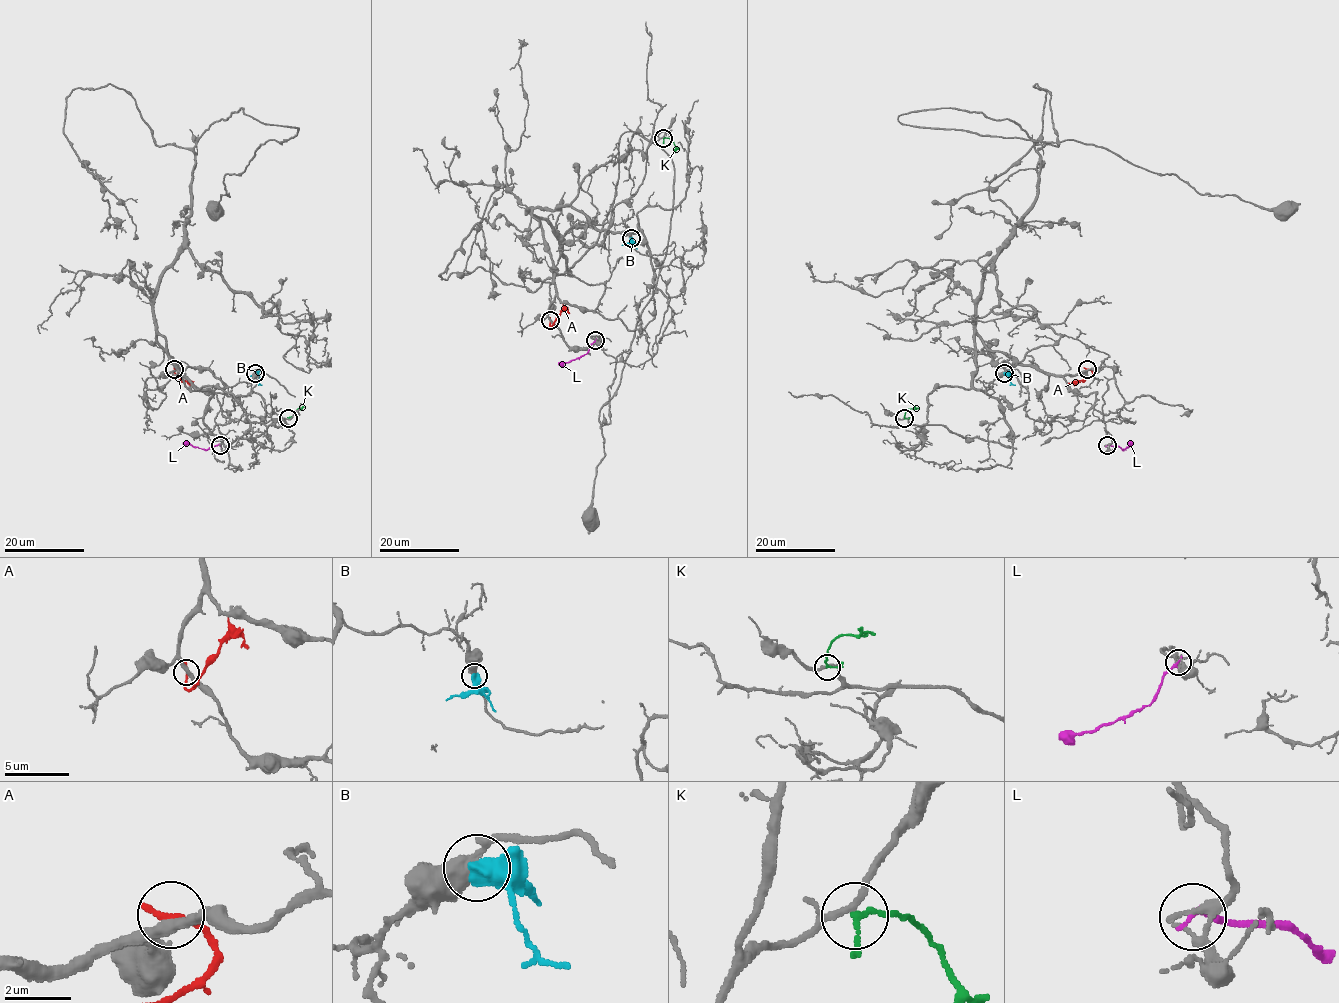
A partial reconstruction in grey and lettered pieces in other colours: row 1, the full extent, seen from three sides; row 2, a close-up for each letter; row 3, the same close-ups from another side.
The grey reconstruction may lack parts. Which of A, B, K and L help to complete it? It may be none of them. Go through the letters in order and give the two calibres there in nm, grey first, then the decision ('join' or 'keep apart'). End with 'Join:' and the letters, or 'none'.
A: 320/240 nm | keep apart
B: 440/650 nm | keep apart
K: 150/140 nm | keep apart
L: 260/220 nm | keep apart
Join: none

